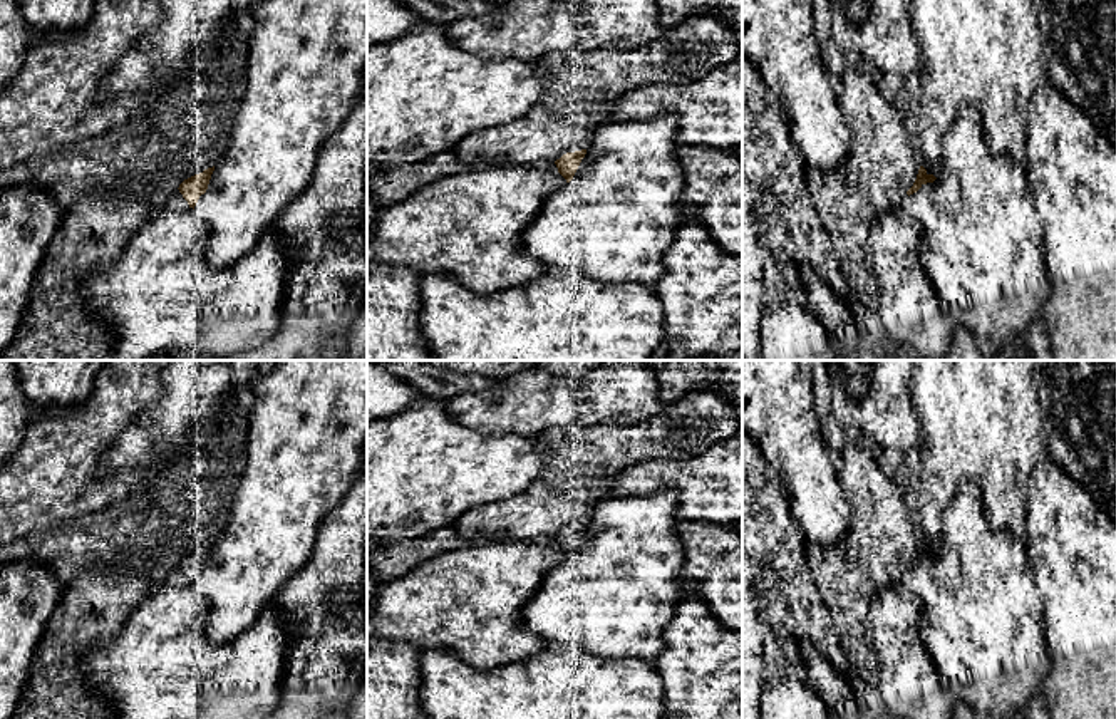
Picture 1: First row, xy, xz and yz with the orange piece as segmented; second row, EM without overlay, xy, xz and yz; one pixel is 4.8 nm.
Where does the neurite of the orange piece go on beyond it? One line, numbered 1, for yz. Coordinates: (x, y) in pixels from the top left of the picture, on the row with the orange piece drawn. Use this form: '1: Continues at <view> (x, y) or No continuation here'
1: Continues at yz (981, 248)

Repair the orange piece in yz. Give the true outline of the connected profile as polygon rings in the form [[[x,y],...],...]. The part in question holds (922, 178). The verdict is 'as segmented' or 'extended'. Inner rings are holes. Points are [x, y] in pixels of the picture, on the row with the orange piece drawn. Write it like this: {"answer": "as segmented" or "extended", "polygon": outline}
{"answer": "extended", "polygon": [[[962,107],[945,132],[940,146],[940,166],[928,171],[920,166],[913,186],[902,198],[900,209],[922,225],[918,261],[935,295],[953,325],[967,328],[984,354],[999,350],[1005,340],[1020,332],[1039,313],[1047,293],[1042,223],[1029,193],[1026,164],[1012,154],[992,151],[980,114]]]}

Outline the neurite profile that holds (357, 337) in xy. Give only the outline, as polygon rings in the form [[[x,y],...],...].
[[[367,302],[349,332],[349,345],[342,360],[367,360]]]

